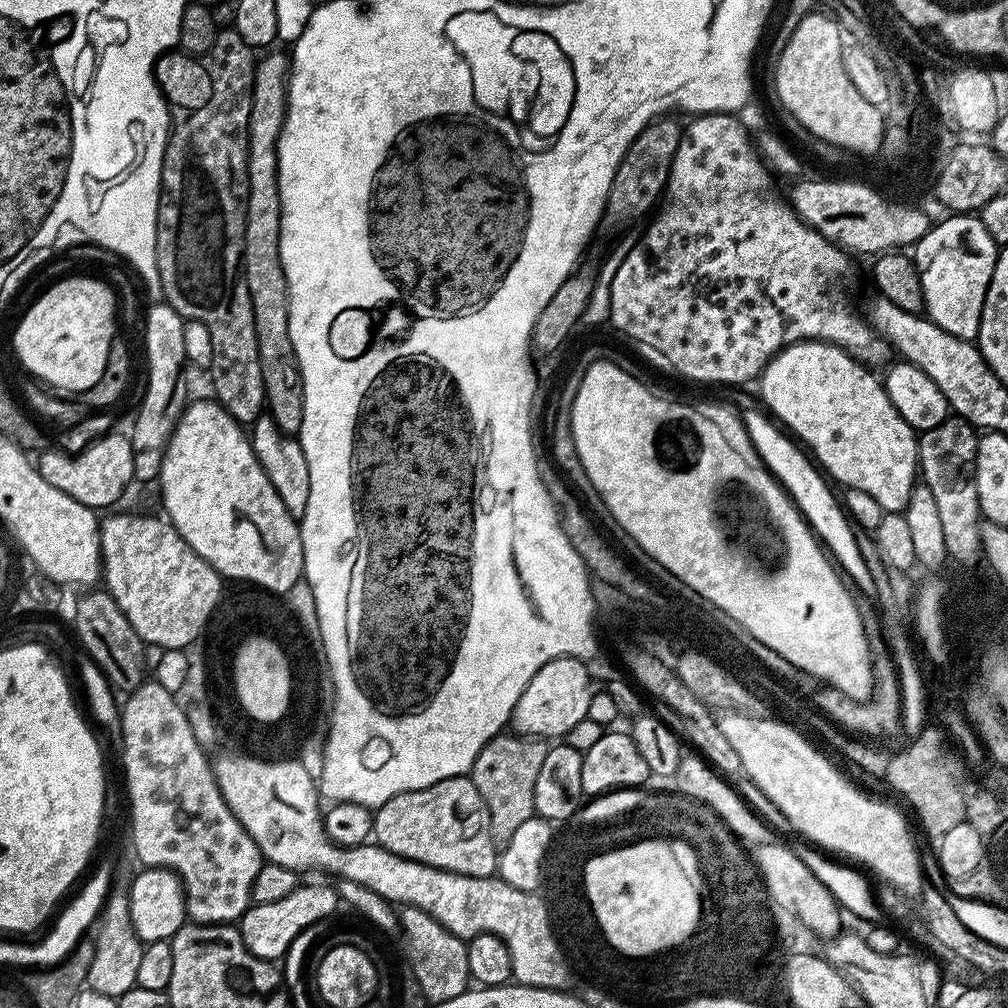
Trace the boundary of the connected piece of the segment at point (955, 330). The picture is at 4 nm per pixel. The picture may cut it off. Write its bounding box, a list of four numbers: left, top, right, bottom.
[914,214,998,341]

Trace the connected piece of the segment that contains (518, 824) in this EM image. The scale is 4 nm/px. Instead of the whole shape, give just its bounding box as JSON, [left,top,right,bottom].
[470,734,549,846]

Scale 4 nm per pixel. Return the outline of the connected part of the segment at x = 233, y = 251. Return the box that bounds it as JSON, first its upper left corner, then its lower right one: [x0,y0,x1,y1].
[154,30,265,426]

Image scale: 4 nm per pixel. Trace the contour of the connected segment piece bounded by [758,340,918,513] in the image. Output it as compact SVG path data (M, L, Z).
M797 340L794 344L788 344L781 352L776 353L776 355L768 361L768 364L758 377L758 385L760 384L760 392L764 395L765 402L772 407L773 413L771 412L771 415L775 417L793 437L801 436L801 438L808 443L809 449L807 448L807 451L815 457L819 467L823 469L833 481L836 479L838 483L844 484L843 487L845 489L866 490L866 494L870 494L870 498L874 498L874 502L878 502L878 506L882 506L885 513L903 513L904 507L910 502L912 489L915 488L918 483L918 436L913 428L902 418L902 414L898 414L898 410L894 410L894 402L890 402L881 377L879 375L875 376L872 372L875 371L873 371L871 367L861 364L860 361L855 360L849 352L844 352L836 344L829 344L826 340Z

